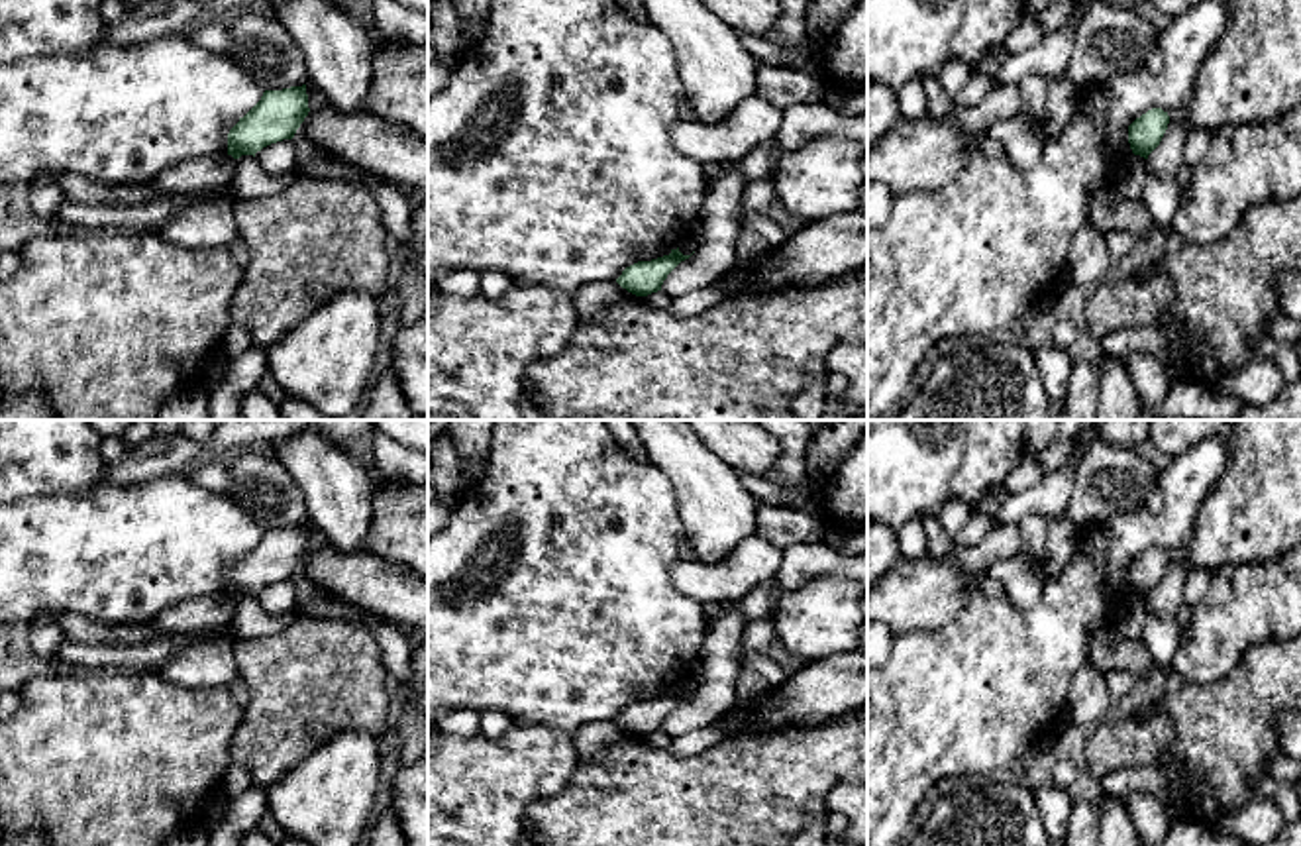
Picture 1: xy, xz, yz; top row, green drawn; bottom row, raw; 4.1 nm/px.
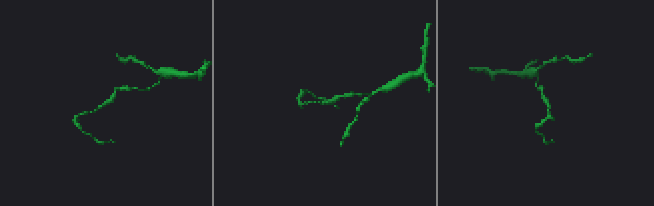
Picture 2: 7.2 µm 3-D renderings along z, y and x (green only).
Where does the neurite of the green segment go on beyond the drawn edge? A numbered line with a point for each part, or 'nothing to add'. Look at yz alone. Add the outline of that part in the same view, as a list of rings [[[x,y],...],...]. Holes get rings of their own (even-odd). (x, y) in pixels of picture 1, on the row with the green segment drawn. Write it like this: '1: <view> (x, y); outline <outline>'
nothing to add

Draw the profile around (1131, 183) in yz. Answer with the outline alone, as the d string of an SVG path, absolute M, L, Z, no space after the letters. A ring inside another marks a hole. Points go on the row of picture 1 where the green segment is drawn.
M1132 155L1126 161L1115 188L1128 200L1140 200L1146 181L1148 181L1148 175L1150 173L1146 169L1146 159L1140 155Z

